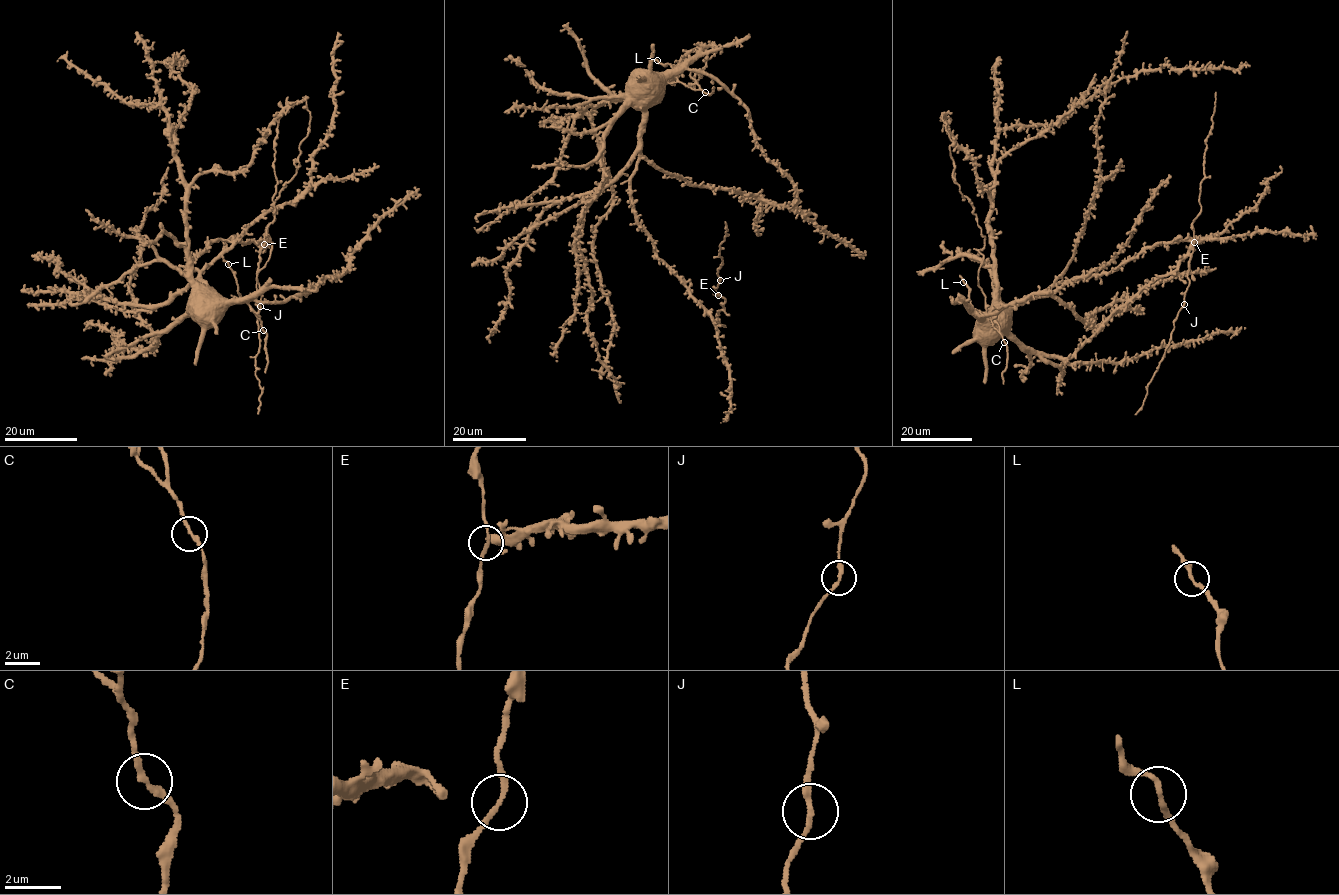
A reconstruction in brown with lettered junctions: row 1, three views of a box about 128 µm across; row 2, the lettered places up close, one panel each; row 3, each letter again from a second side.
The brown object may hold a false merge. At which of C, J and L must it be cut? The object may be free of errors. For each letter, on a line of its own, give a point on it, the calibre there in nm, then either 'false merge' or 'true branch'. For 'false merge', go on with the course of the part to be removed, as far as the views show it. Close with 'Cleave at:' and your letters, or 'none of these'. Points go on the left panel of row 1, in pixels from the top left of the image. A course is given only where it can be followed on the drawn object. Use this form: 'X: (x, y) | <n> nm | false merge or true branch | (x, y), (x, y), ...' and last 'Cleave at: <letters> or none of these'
C: (263, 330) | 200 nm | true branch
J: (260, 306) | 200 nm | true branch
L: (228, 264) | 200 nm | true branch
Cleave at: none of these

